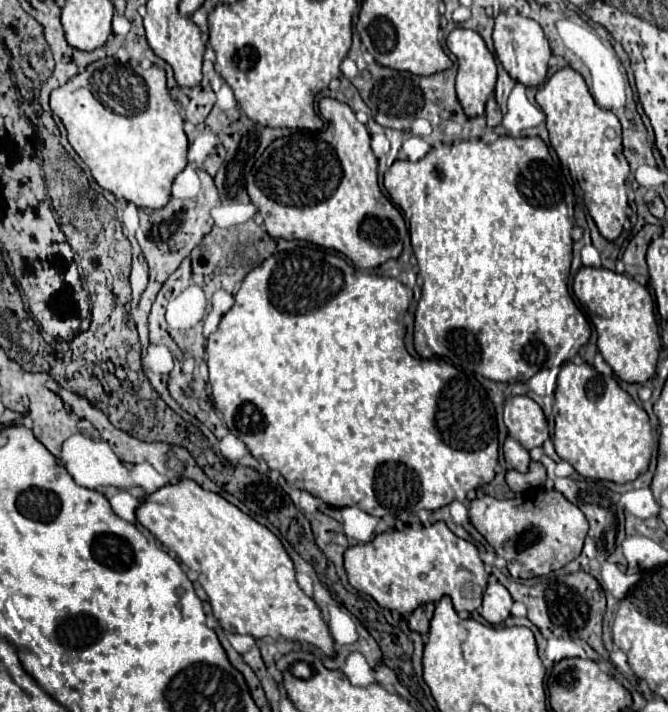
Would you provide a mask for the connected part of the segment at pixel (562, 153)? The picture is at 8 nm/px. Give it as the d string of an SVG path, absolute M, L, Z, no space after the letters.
M572 68L558 70L538 90L536 102L546 114L546 128L554 152L562 165L568 166L572 178L582 188L584 202L600 234L614 242L622 232L622 224L626 222L626 192L630 176L629 164L622 156L622 132L618 118L610 110L596 106L584 78Z

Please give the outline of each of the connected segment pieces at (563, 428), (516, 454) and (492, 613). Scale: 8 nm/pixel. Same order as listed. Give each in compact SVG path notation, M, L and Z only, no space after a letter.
M566 362L558 374L554 402L556 454L570 462L580 476L624 484L648 470L652 452L648 414L634 404L632 396L612 376L600 376L590 364L576 366L574 362Z
M506 438L504 442L504 458L506 458L506 464L508 468L514 468L518 472L528 472L528 466L530 466L530 454L524 446L520 446L516 440L512 438Z
M492 576L488 582L488 588L484 592L484 604L482 604L482 618L490 624L502 624L510 616L514 600L510 592Z

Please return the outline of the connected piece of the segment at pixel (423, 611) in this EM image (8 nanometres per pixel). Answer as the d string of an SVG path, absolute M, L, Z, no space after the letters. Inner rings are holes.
M428 604L428 606L422 606L418 608L412 618L408 621L410 630L419 632L422 634L428 633L430 630L430 620L434 616L434 604Z

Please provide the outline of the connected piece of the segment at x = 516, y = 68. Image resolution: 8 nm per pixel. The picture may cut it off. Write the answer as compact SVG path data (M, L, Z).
M502 12L496 18L494 26L494 50L498 60L502 62L504 70L510 74L512 80L524 86L540 86L546 80L548 60L550 60L550 46L538 22L520 16L518 12Z

